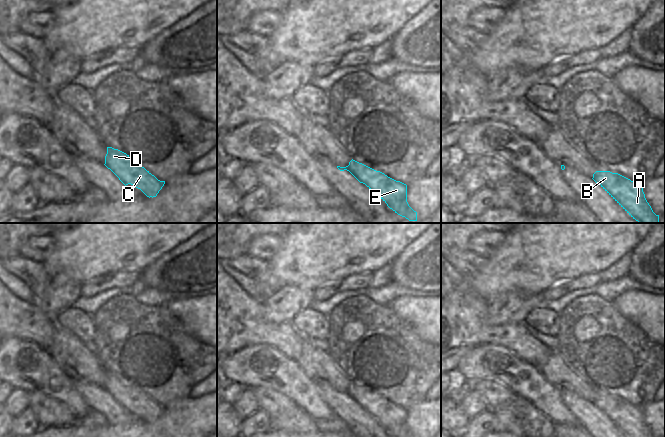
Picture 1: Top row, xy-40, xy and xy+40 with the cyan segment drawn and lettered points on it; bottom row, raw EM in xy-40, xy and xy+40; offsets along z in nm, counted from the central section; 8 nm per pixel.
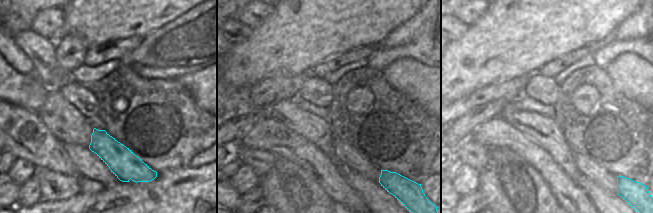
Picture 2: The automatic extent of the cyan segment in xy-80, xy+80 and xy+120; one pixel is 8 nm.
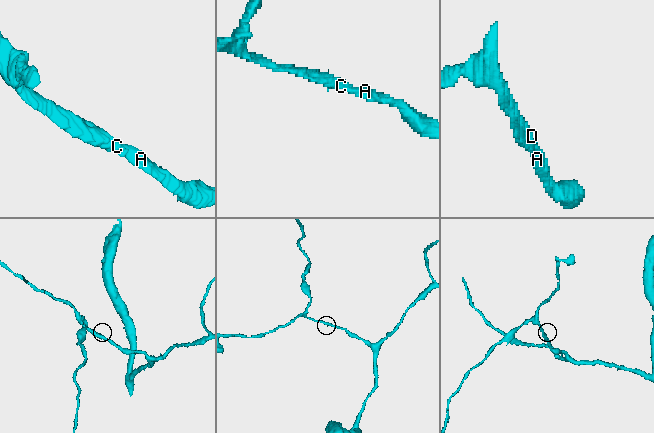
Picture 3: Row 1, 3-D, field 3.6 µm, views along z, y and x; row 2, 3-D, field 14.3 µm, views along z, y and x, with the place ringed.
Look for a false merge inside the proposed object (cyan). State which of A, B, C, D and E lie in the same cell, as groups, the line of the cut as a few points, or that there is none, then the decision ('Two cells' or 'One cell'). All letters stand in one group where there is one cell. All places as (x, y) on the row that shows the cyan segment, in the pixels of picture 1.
Groups: A B C D E. No split. One cell.

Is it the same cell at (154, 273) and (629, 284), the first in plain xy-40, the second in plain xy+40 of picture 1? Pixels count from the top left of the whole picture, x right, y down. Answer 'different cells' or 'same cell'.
different cells

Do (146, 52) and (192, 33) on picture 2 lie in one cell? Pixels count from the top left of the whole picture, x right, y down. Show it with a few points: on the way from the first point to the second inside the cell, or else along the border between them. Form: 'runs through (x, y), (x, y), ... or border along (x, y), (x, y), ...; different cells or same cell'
runs through (157, 50), (181, 42); same cell

